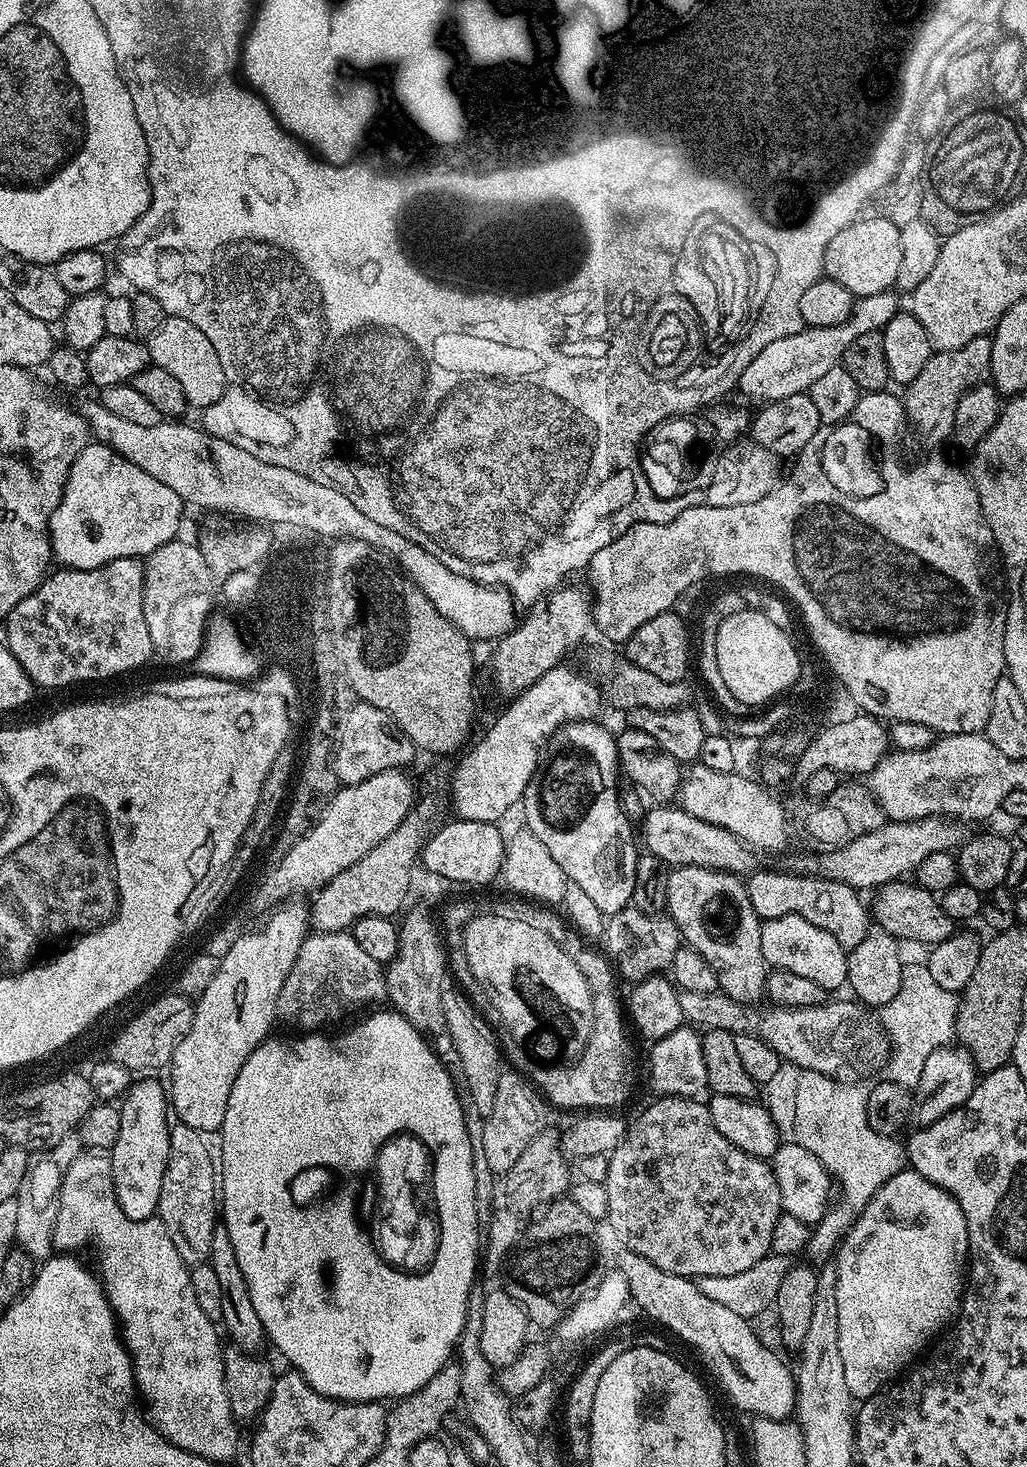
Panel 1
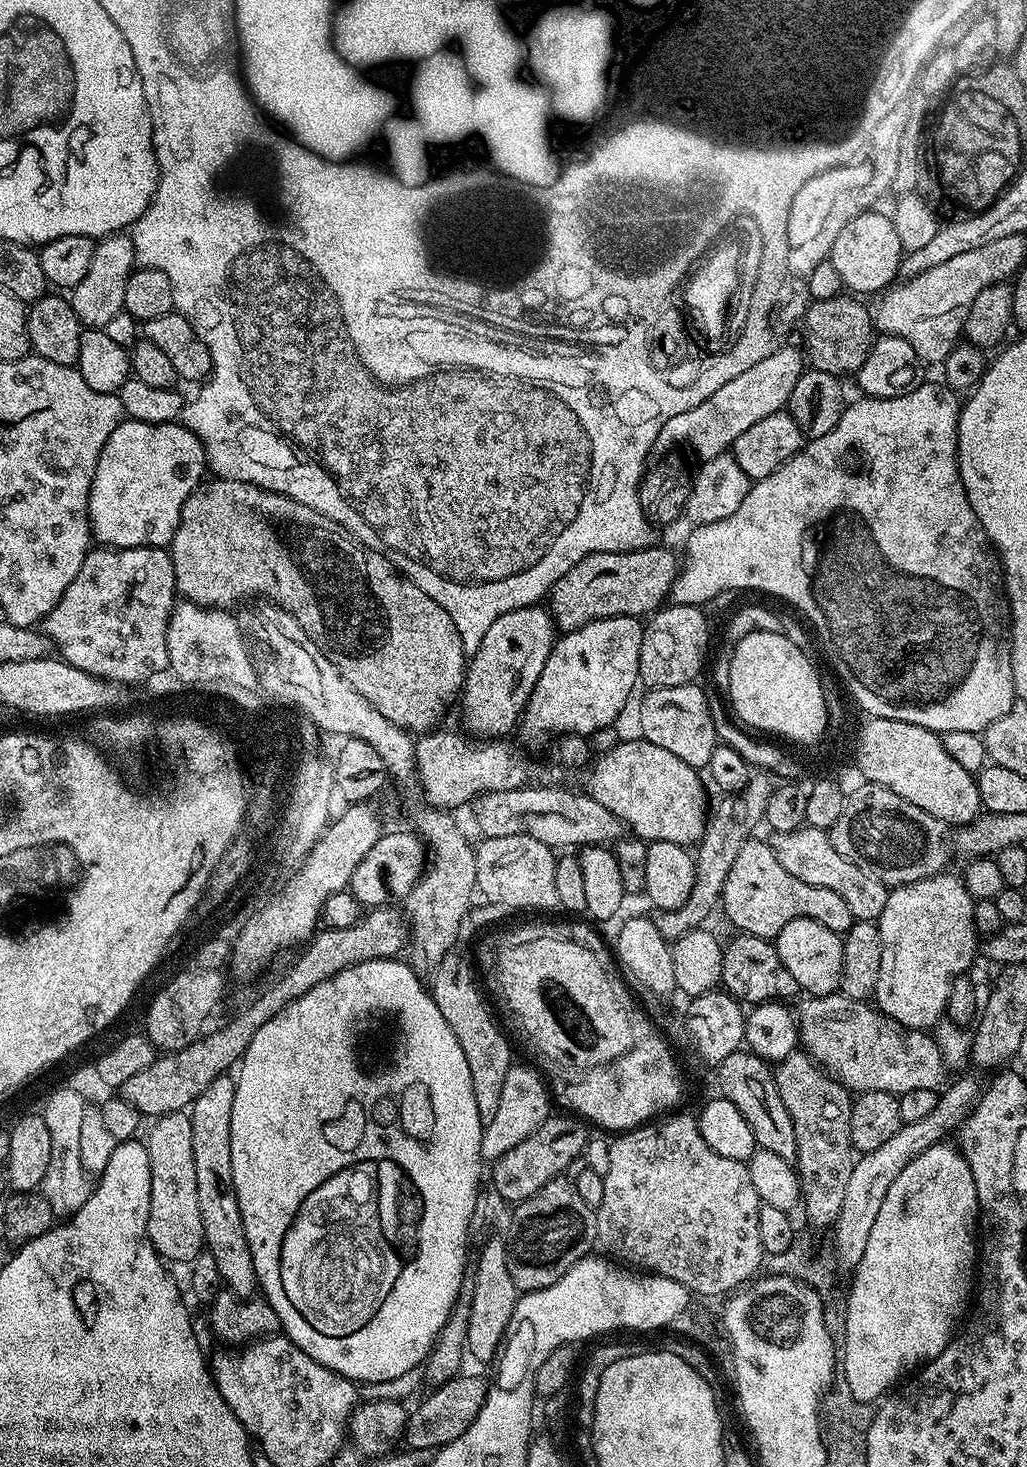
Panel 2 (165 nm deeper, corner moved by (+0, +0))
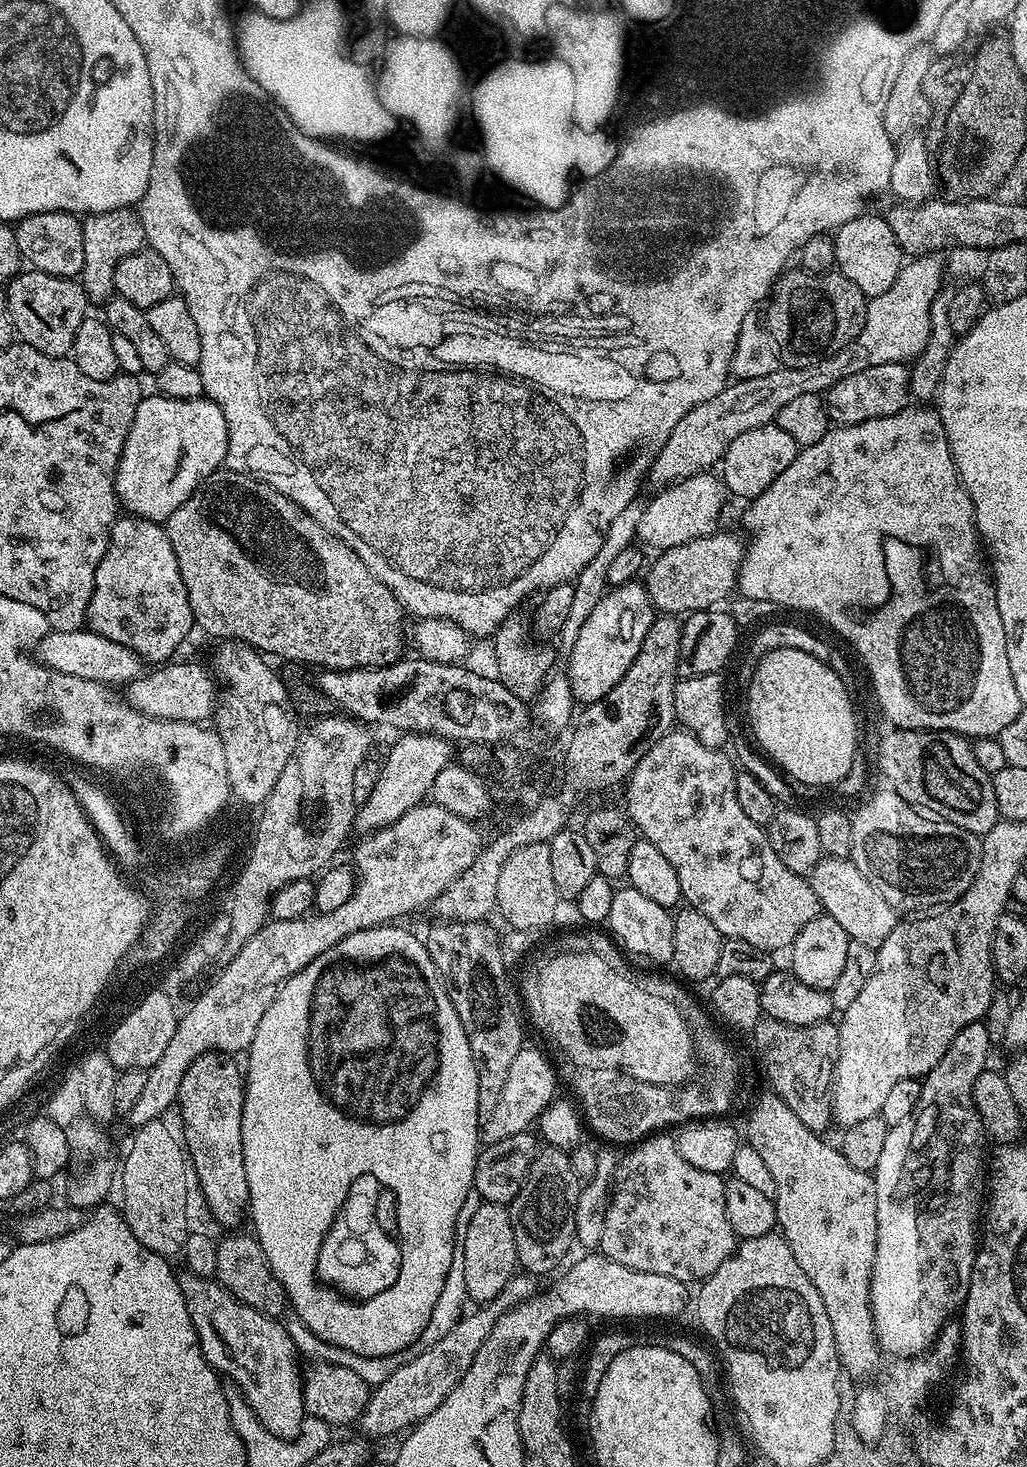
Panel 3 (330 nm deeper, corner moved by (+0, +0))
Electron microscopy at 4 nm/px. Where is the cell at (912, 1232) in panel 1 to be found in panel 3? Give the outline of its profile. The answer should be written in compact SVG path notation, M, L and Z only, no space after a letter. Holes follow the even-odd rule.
M977 1022L970 1026L962 1026L958 1034L954 1034L954 1042L950 1042L950 1050L942 1054L942 1062L934 1066L927 1076L923 1077L918 1102L910 1114L910 1118L902 1118L902 1122L891 1125L886 1134L886 1143L882 1146L882 1155L878 1158L876 1177L876 1193L878 1194L878 1242L874 1254L874 1266L870 1278L870 1306L874 1318L876 1340L880 1343L880 1351L892 1358L922 1356L936 1342L937 1336L952 1316L964 1307L964 1300L970 1290L972 1271L978 1251L978 1233L982 1228L982 1205L986 1200L986 1152L984 1156L984 1136L986 1140L986 1124L980 1119L980 1111L974 1102L974 1082L989 1067L988 1051L992 1048L992 1036L988 1033L987 1023Z

